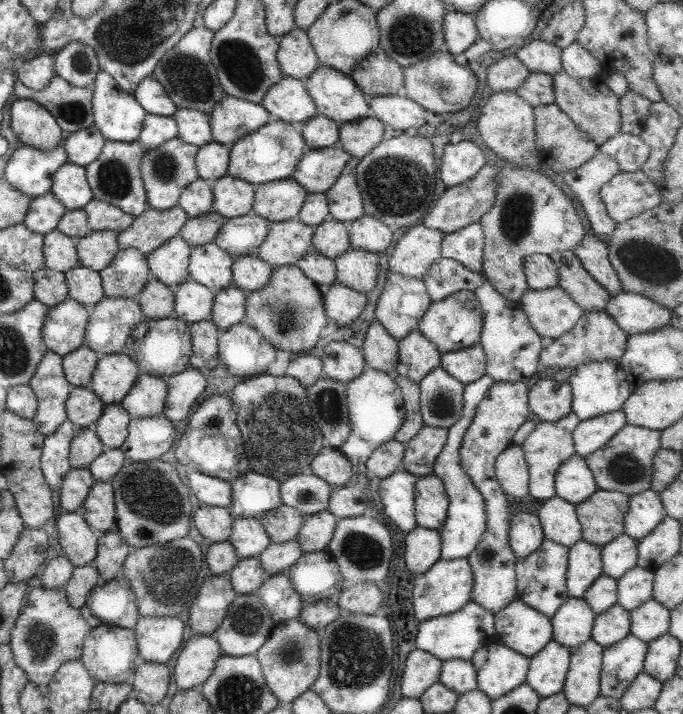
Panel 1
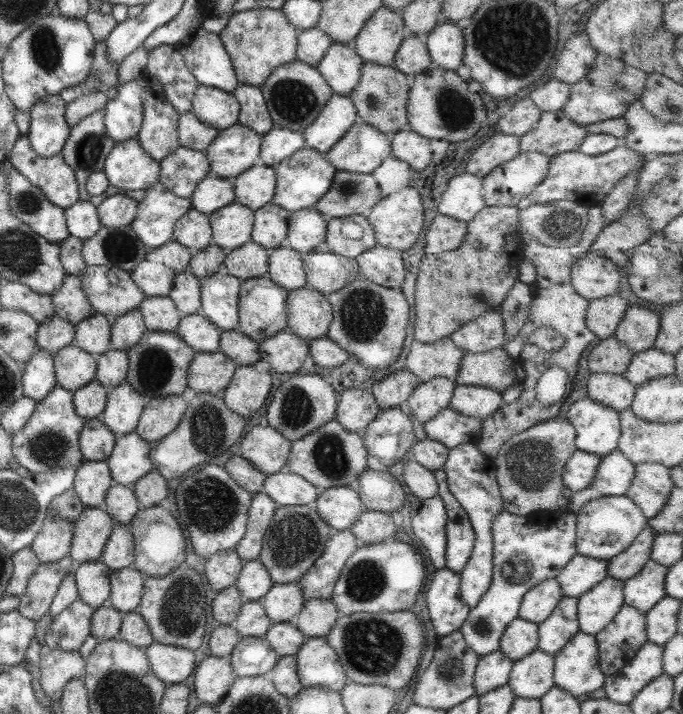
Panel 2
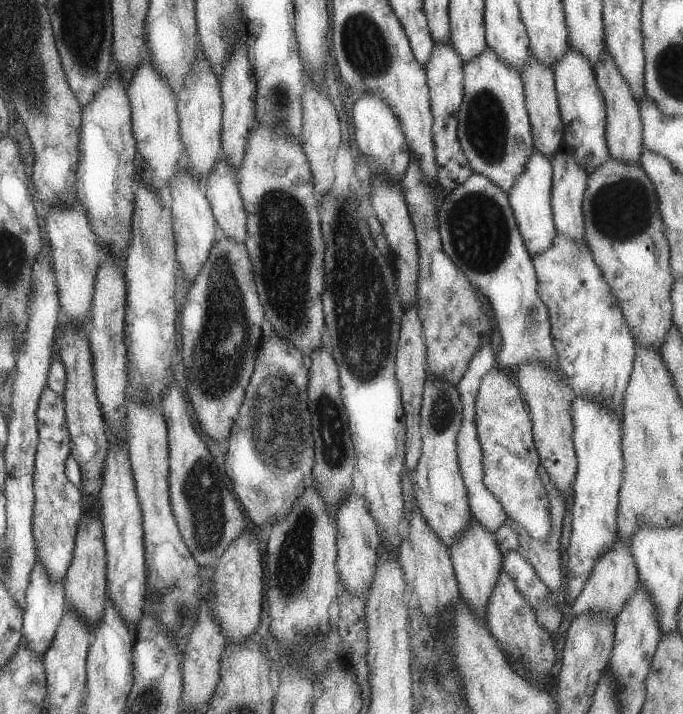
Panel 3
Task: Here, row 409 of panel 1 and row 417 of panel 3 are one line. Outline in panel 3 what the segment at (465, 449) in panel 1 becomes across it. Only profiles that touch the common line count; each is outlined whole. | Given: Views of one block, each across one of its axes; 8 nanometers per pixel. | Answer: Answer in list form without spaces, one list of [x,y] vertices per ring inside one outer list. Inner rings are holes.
[[[496,363],[479,382],[475,396],[475,422],[483,454],[483,486],[501,504],[507,518],[522,526],[530,538],[547,538],[551,532],[549,500],[538,475],[540,462],[532,439],[531,420],[511,374]]]

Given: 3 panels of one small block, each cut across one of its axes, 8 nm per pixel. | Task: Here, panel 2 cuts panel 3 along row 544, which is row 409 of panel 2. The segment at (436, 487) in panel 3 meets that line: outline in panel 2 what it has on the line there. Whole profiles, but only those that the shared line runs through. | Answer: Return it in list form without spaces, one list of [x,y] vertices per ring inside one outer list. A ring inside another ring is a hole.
[[[449,407],[444,408],[431,420],[422,423],[427,439],[440,442],[445,448],[472,443],[478,438],[482,429],[482,421],[459,414]]]

